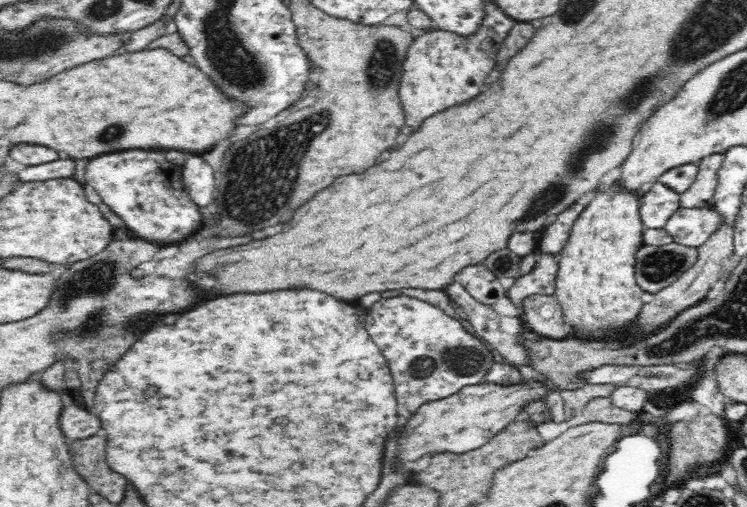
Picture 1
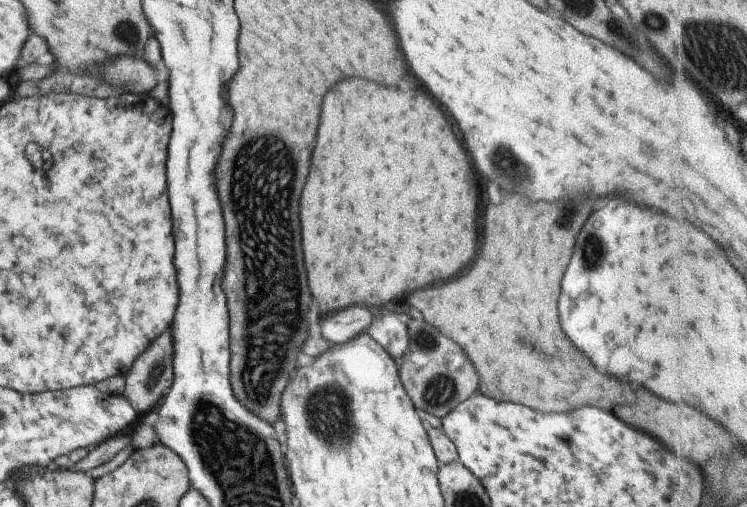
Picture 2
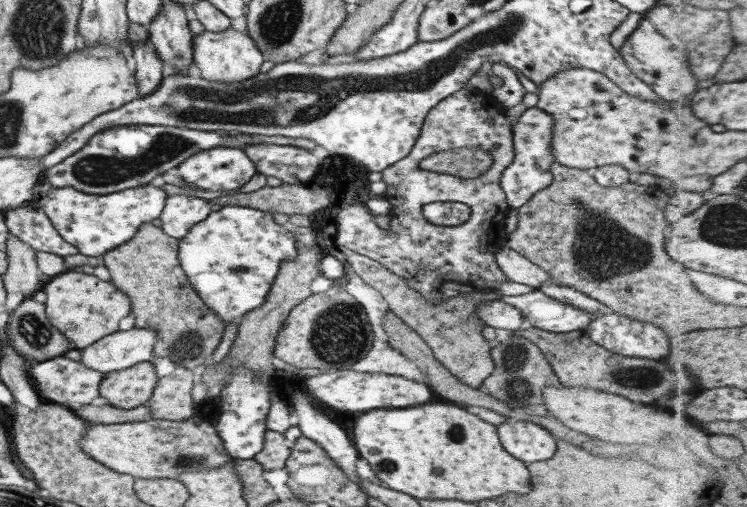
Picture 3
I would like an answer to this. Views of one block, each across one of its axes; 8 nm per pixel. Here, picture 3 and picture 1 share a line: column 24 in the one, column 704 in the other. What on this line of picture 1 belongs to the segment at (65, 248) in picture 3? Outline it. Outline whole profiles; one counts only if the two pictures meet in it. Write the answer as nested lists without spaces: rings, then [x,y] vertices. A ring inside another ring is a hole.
[[[680,206],[666,222],[663,229],[670,234],[673,242],[682,246],[698,248],[724,224],[722,216],[710,206]]]

